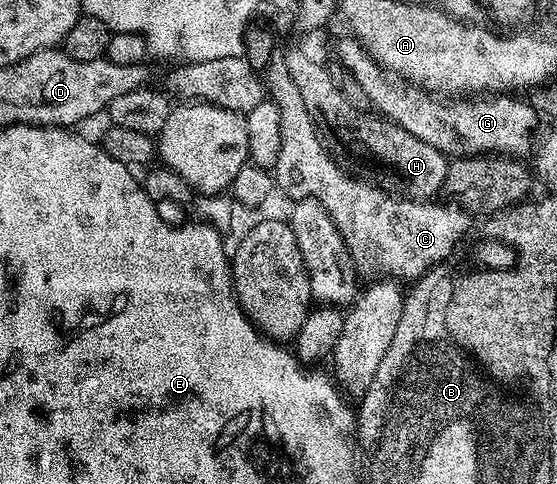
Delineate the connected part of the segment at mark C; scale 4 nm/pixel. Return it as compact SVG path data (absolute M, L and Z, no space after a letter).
M287 74L279 75L273 78L272 84L270 80L271 99L275 100L282 114L282 151L274 169L279 191L281 188L291 198L312 196L326 206L361 277L415 282L448 259L469 235L469 213L448 202L432 204L436 202L413 200L400 194L391 196L364 180L355 180L322 139L320 129L306 110L306 102L302 102L302 94L298 94L298 86L294 86Z

